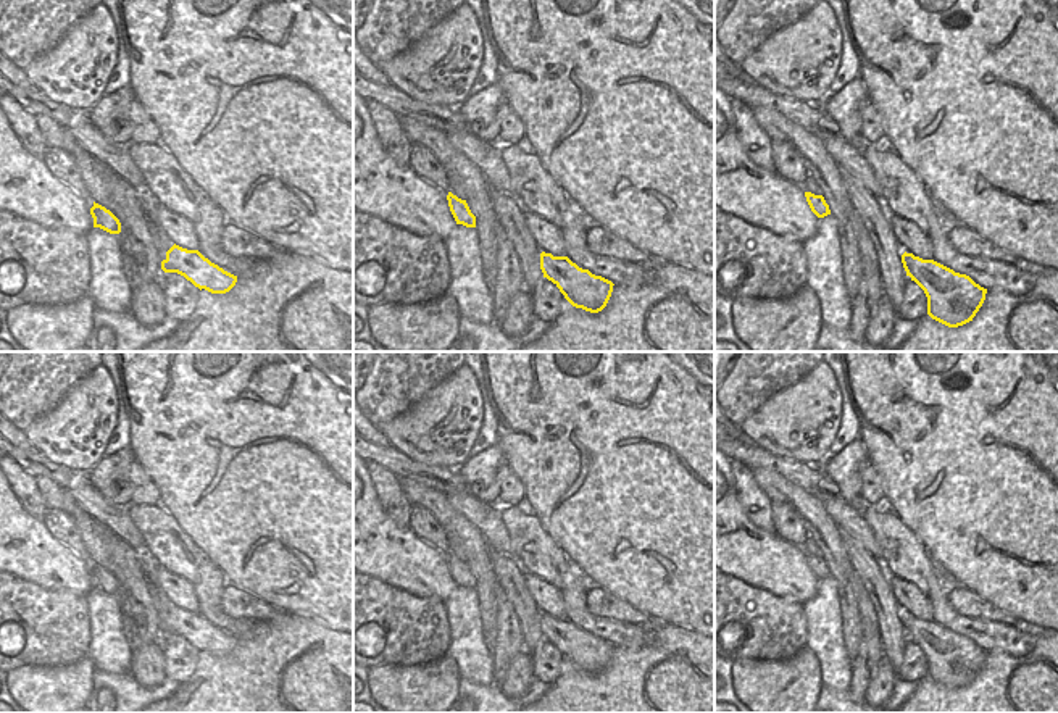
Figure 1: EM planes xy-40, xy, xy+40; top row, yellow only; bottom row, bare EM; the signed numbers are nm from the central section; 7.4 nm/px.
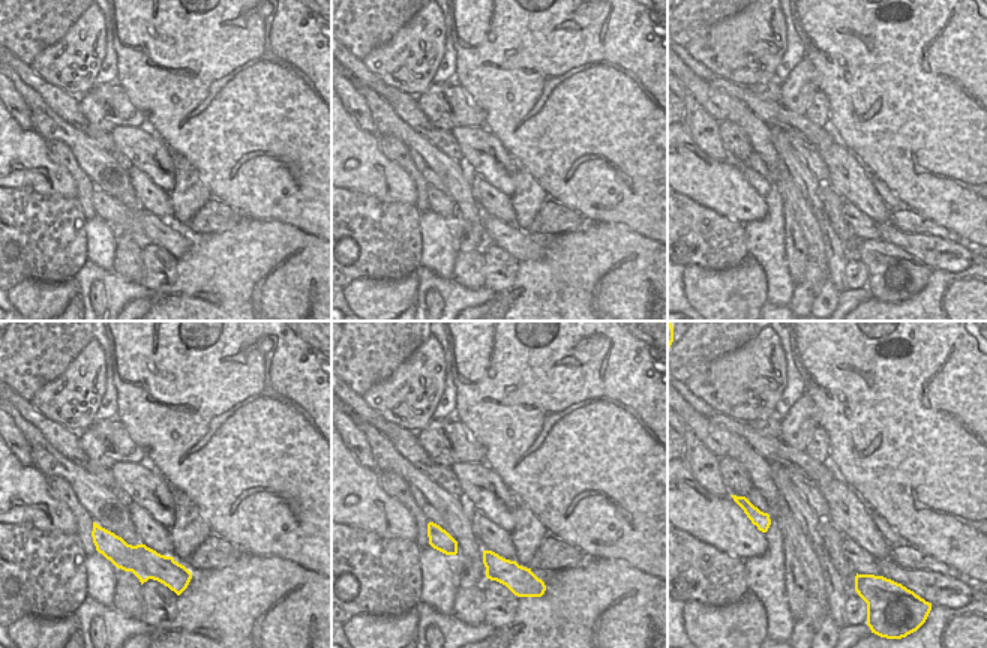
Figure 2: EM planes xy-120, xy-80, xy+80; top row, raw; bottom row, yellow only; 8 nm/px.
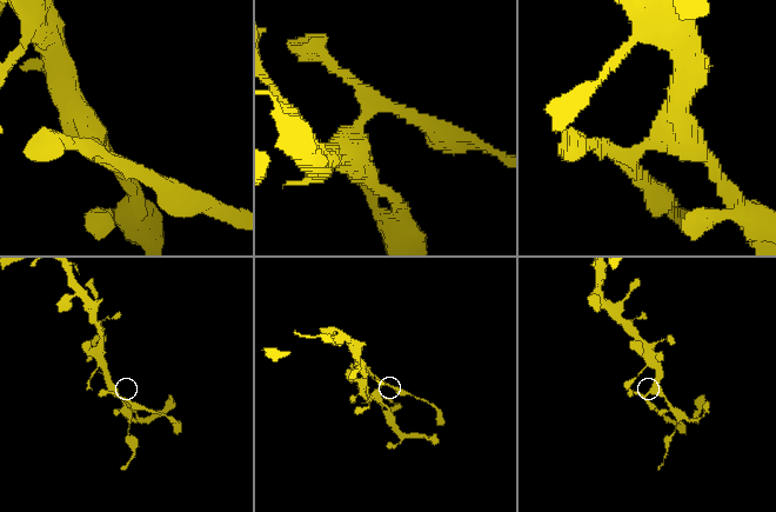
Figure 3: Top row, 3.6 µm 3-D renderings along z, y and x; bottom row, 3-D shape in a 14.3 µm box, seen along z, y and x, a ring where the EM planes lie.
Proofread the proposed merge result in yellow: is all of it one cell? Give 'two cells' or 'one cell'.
one cell

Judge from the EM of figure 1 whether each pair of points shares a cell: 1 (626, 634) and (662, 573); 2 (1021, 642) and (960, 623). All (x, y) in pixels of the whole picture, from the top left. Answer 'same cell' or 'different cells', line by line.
1: different cells
2: same cell

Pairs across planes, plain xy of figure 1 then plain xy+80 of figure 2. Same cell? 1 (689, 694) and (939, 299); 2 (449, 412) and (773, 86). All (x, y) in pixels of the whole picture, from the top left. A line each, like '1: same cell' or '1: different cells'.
1: same cell
2: different cells

